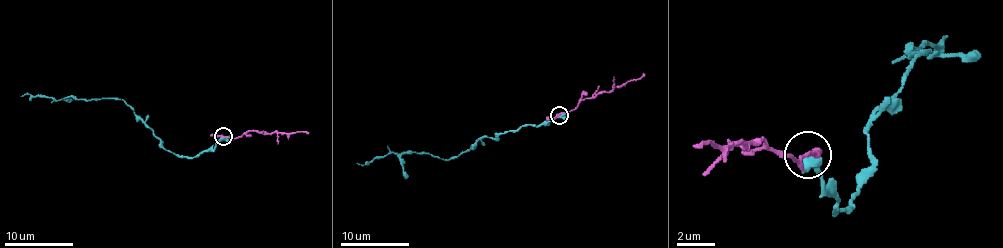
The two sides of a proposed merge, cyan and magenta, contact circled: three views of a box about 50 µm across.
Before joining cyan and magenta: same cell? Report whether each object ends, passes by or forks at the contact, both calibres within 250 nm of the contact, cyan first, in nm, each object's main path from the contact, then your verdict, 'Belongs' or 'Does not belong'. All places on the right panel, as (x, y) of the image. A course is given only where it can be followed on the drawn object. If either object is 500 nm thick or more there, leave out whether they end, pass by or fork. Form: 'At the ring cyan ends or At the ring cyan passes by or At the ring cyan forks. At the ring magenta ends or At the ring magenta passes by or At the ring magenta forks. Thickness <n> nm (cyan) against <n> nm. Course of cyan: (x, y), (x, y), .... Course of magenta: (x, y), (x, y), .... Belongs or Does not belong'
At the ring cyan forks. At the ring magenta passes by. Thickness 360 nm (cyan) against 200 nm. Course of cyan: (808, 156), (837, 212), (846, 212), (865, 179), (869, 118), (930, 53), (911, 53), (940, 44). Course of magenta: (808, 156), (799, 161), (766, 142), (715, 142), (691, 147). Belongs

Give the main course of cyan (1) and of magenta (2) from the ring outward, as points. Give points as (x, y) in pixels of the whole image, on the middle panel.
1: (558, 115), (548, 122), (481, 138), (457, 158), (442, 160), (426, 153), (387, 153), (363, 165), (356, 163)
2: (558, 115), (570, 112), (582, 100), (636, 81), (642, 72)

